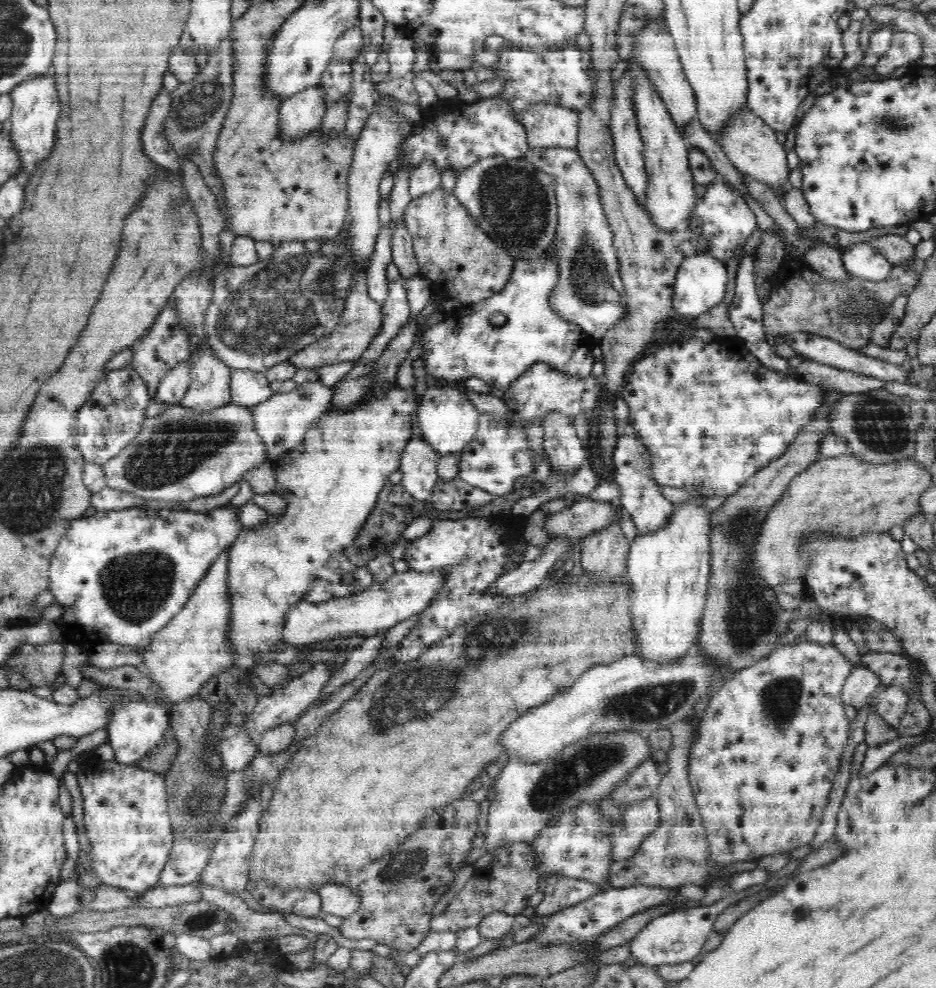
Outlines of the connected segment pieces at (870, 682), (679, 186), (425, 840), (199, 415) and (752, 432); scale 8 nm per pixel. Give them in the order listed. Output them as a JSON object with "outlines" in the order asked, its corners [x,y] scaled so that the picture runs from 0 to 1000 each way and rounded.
{"outlines":[[[[916,674],[903,689],[899,700],[902,714],[921,720],[927,713],[931,703],[938,698],[939,685],[927,679],[927,676]]],[[[671,61],[671,74],[677,76],[679,82],[679,114],[682,114],[683,135],[687,141],[688,172],[692,176],[692,187],[688,196],[689,210],[699,230],[706,236],[724,236],[733,232],[743,219],[747,202],[741,196],[741,179],[737,174],[735,153],[737,147],[728,138],[718,121],[715,111],[701,95],[689,75],[676,67]]],[[[495,807],[483,810],[482,814],[476,814],[473,818],[457,822],[449,829],[449,838],[444,838],[444,842],[389,879],[380,882],[359,880],[349,893],[370,897],[384,909],[381,922],[376,927],[365,930],[362,937],[363,945],[374,951],[397,949],[402,951],[406,961],[416,959],[427,964],[444,962],[451,950],[460,942],[459,933],[462,923],[466,923],[466,915],[470,915],[474,907],[483,907],[483,903],[487,903],[487,891],[496,887],[496,879],[500,879],[501,876],[498,865],[503,858],[514,854],[517,845],[517,842],[513,841],[513,814],[502,807]]],[[[244,408],[222,417],[209,417],[208,414],[190,409],[183,410],[167,423],[157,422],[152,426],[146,440],[109,474],[118,494],[143,499],[158,506],[200,507],[237,498],[253,489],[260,480],[277,474],[283,467],[287,467],[284,452],[278,446],[278,440],[271,436],[267,412]]],[[[786,340],[782,342],[775,342],[775,343],[766,343],[761,344],[761,346],[755,347],[748,343],[735,343],[730,346],[719,346],[716,345],[713,348],[709,348],[709,350],[703,351],[702,354],[699,357],[694,357],[691,359],[686,360],[683,364],[678,365],[676,368],[676,372],[672,377],[673,384],[671,385],[671,389],[667,390],[667,395],[663,397],[663,403],[666,403],[669,406],[671,415],[672,415],[672,425],[671,428],[675,428],[679,434],[684,437],[684,441],[682,441],[682,444],[686,444],[687,449],[690,450],[692,454],[694,454],[694,459],[697,459],[697,476],[698,480],[697,483],[705,491],[708,492],[720,492],[720,494],[729,494],[731,496],[734,496],[734,498],[741,498],[741,496],[751,496],[751,502],[780,502],[784,501],[785,498],[788,498],[791,496],[791,493],[798,488],[799,485],[802,484],[803,481],[807,481],[811,477],[815,476],[817,473],[819,473],[821,470],[824,470],[826,466],[829,466],[832,464],[832,462],[835,462],[838,457],[840,457],[840,454],[849,446],[850,440],[854,439],[855,436],[858,435],[858,433],[863,432],[863,429],[866,429],[872,425],[872,417],[876,415],[879,411],[879,401],[880,401],[880,395],[876,393],[874,390],[866,390],[865,388],[857,385],[851,380],[845,379],[845,378],[835,378],[835,377],[829,377],[828,373],[821,372],[819,369],[815,369],[801,355],[799,355],[796,352],[796,347],[788,343]]]]}

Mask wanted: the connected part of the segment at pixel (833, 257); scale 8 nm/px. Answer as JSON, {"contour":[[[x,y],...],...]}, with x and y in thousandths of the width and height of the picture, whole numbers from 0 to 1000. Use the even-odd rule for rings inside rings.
{"contour":[[[882,245],[860,255],[858,258],[870,275],[887,280],[889,284],[901,284],[908,277],[903,274],[897,253],[887,250]]]}

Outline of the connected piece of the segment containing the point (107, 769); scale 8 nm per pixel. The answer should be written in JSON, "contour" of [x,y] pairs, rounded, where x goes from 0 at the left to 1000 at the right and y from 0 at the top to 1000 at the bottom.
{"contour":[[[120,769],[89,771],[80,782],[90,811],[90,838],[96,853],[96,883],[107,895],[151,906],[170,895],[186,848],[175,784]]]}

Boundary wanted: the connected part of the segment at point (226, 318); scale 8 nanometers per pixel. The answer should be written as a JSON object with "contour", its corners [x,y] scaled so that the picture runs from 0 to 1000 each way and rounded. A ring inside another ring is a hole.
{"contour":[[[325,244],[301,245],[298,248],[286,263],[278,263],[269,269],[246,269],[230,278],[229,296],[220,316],[222,345],[229,357],[247,373],[283,376],[307,365],[330,348],[357,337],[368,318],[370,310],[366,306],[359,304],[359,315],[350,315],[345,300],[329,293],[331,286],[338,285],[344,276],[355,271],[359,259],[347,259],[340,254],[331,256]]]}

